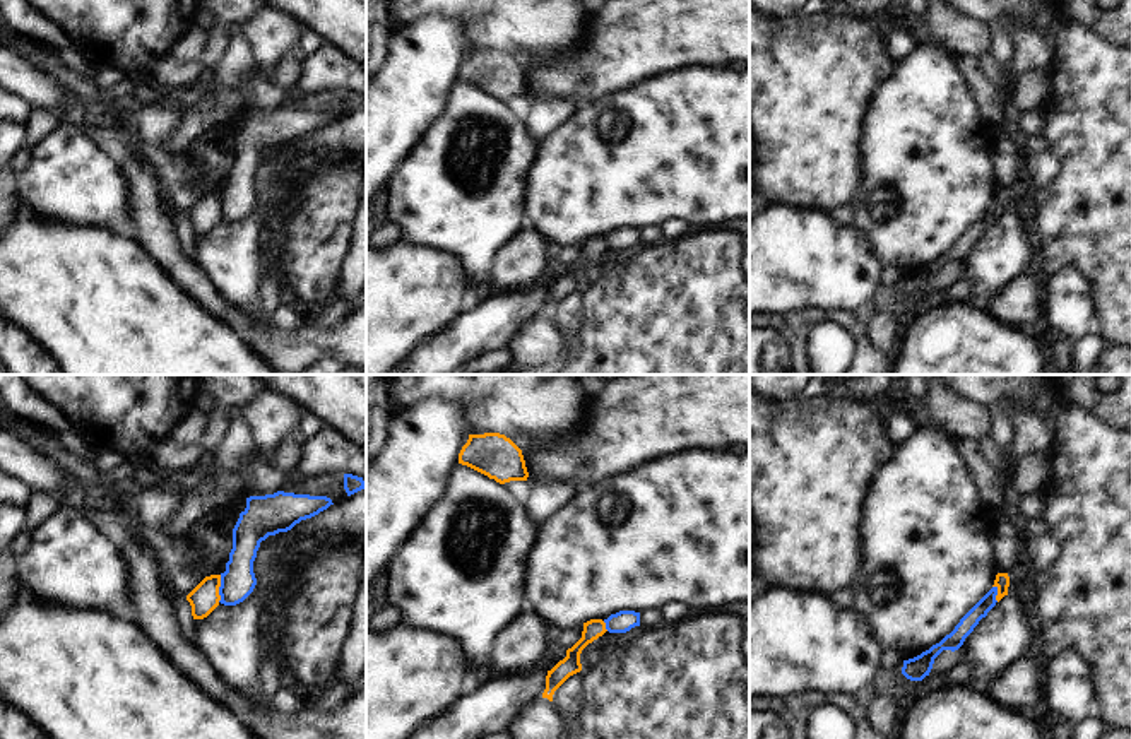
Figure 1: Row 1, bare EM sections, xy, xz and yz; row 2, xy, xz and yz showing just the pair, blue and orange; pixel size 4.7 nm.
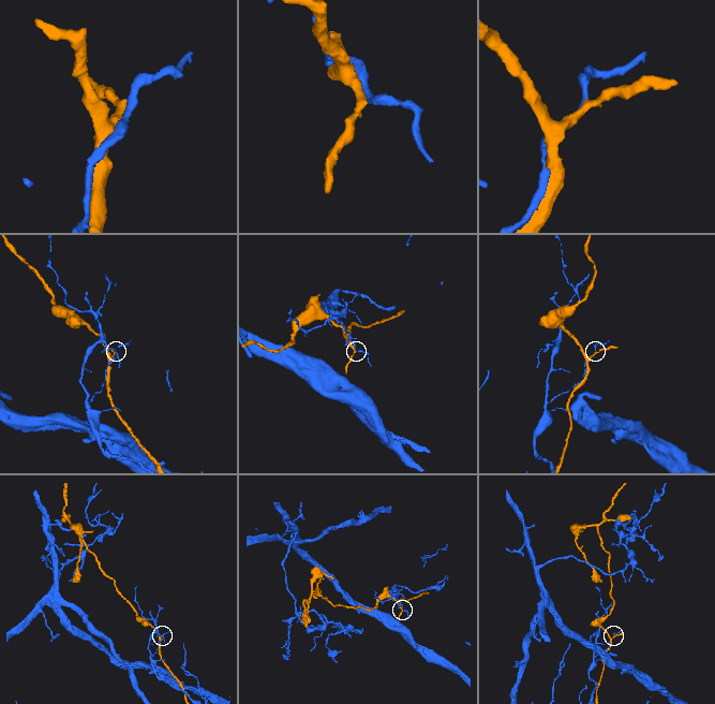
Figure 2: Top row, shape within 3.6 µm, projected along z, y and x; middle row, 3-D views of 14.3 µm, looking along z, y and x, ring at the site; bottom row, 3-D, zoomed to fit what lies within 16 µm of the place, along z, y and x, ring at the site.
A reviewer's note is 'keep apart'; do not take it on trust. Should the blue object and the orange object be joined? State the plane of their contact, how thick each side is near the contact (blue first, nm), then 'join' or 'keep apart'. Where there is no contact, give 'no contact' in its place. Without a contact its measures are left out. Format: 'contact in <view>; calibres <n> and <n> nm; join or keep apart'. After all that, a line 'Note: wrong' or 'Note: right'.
contact in xy; calibres 160 and 140 nm; keep apart
Note: right

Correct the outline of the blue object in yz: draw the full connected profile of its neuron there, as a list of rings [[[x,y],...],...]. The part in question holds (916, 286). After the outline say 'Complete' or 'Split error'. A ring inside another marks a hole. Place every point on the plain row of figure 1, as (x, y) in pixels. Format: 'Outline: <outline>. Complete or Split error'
Outline: [[[992,204],[955,243],[955,246],[946,251],[939,260],[933,262],[921,272],[903,277],[902,291],[910,298],[922,298],[929,293],[934,275],[943,267],[958,267],[965,255],[974,248],[982,234],[996,222],[998,204]]]. Complete.

